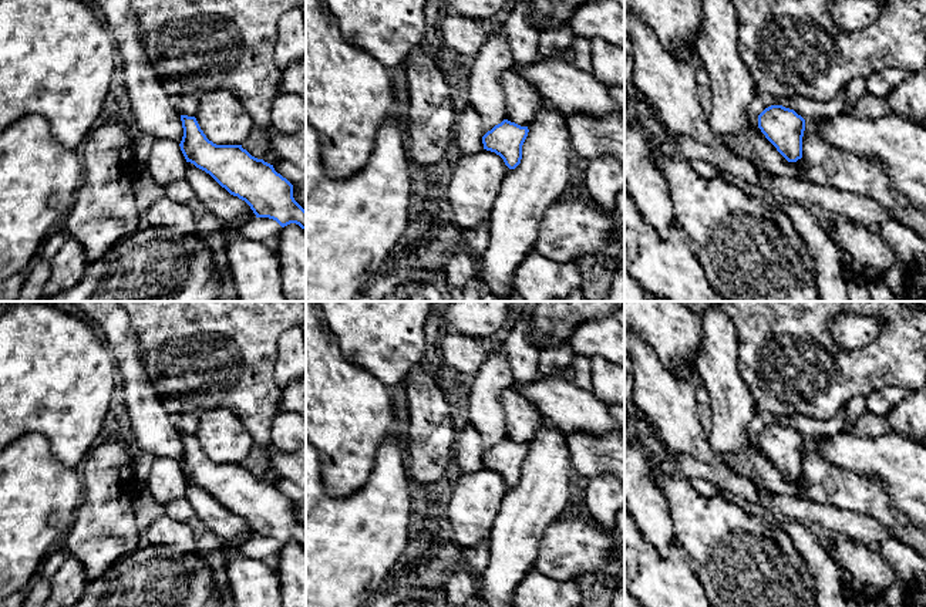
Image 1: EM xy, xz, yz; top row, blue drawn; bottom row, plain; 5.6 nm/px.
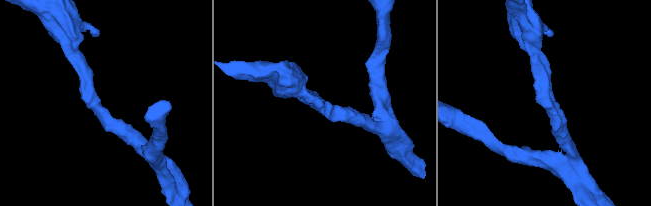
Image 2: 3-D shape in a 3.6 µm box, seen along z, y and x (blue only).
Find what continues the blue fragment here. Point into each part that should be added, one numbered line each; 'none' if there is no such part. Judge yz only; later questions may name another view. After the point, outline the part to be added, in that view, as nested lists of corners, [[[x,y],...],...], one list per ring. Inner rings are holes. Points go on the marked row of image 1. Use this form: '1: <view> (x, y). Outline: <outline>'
none

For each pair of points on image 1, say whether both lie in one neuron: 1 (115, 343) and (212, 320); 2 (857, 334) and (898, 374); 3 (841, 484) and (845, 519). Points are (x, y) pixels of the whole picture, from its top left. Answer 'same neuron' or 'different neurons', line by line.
1: different neurons
2: different neurons
3: different neurons

